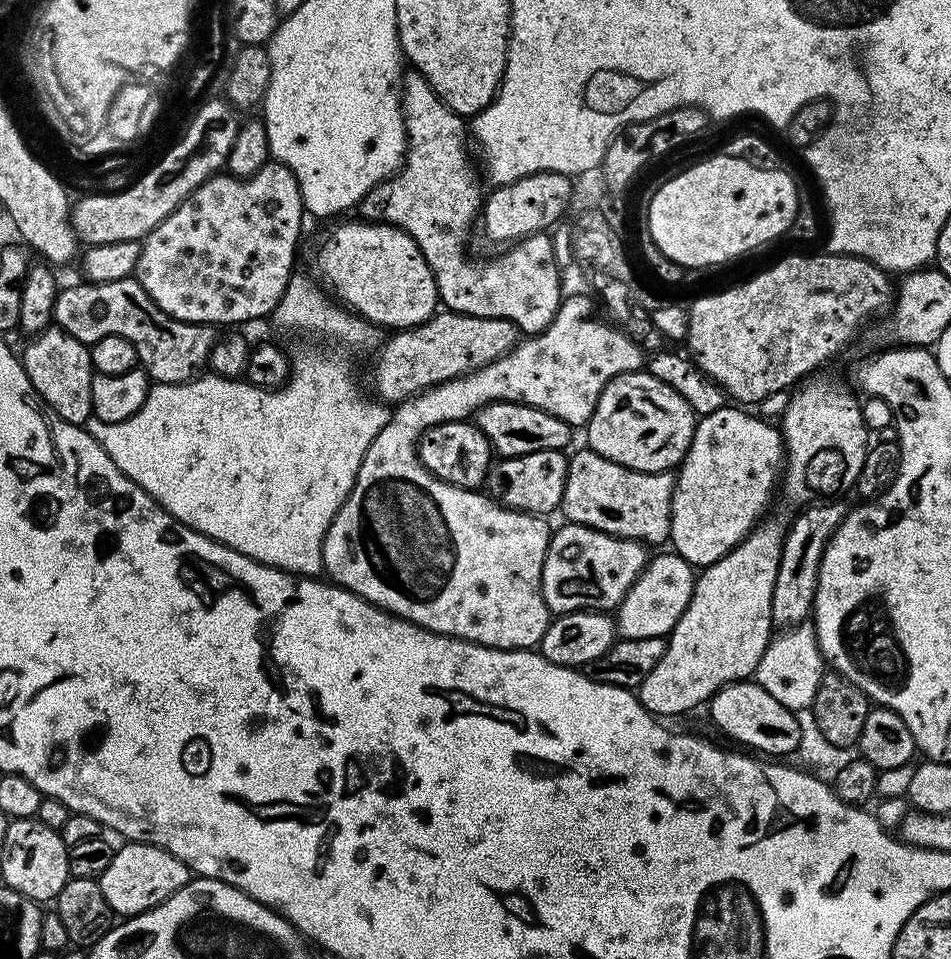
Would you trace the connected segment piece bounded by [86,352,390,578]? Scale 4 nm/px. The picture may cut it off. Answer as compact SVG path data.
M300 352L290 360L290 375L287 384L281 388L259 388L248 383L244 378L229 378L215 374L201 374L185 384L153 383L148 389L146 402L130 418L122 422L107 424L98 419L88 421L86 427L89 434L100 443L102 450L110 454L114 466L126 474L146 494L150 494L161 508L165 508L172 517L195 532L201 532L219 544L230 546L260 564L268 564L272 568L281 568L305 578L316 578L324 567L324 535L334 522L338 510L346 502L354 482L358 478L358 470L362 466L362 458L374 442L374 438L386 426L390 415L389 409L375 399L367 400L360 396L360 388L348 369L348 364L340 356L331 356L324 352Z

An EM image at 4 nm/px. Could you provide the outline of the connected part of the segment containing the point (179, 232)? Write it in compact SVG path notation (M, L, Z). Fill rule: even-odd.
M269 162L262 166L262 170L258 170L252 176L217 174L206 182L202 182L202 186L194 189L161 224L154 226L150 235L144 237L140 244L140 257L136 263L134 278L146 290L146 294L150 294L150 298L162 311L187 324L244 326L240 324L248 324L251 320L260 320L263 316L271 317L276 311L286 286L292 281L294 275L292 267L296 264L296 247L300 244L300 227L303 226L304 220L306 221L306 213L300 187L294 174L286 165Z

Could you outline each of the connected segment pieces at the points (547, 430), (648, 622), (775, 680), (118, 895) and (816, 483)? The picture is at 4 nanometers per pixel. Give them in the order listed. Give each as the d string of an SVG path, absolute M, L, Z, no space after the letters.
M498 400L495 404L486 404L475 413L474 423L480 428L491 444L491 450L497 457L525 456L538 450L564 450L572 440L572 428L567 424L563 415L547 412L529 404L516 404L512 400Z
M664 551L668 552L661 556L653 555L649 559L620 607L615 609L614 623L623 639L667 637L690 602L697 578L693 565L687 564L675 551Z
M811 623L797 624L795 628L781 631L773 635L768 642L768 649L762 654L754 673L755 683L770 694L770 698L778 698L782 706L800 714L811 709L814 694L818 694L818 686L826 671L826 661L816 645L816 629Z
M124 842L121 845L121 848L117 847L113 851L110 866L106 866L106 870L98 877L102 886L102 894L106 894L106 902L110 902L112 911L117 917L127 918L150 910L174 895L183 884L188 883L190 879L188 867L174 854L170 854L166 849L160 847L159 844Z
M820 375L805 379L791 393L793 396L784 408L784 421L778 424L784 437L786 453L782 469L782 492L784 488L785 498L793 500L796 506L807 506L817 498L836 498L839 492L851 493L856 487L858 474L862 474L862 462L870 447L870 433L862 418L861 401L856 400L857 393L852 393L840 380Z

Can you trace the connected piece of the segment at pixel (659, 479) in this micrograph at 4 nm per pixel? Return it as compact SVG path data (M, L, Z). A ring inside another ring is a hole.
M581 447L581 452L572 452L568 458L566 490L562 494L559 511L564 512L564 520L569 524L581 524L599 532L605 532L618 538L638 540L645 546L652 544L667 545L670 540L670 510L672 509L672 491L676 485L675 475L666 472L639 472L630 470L621 464L602 458L602 454L591 448Z

